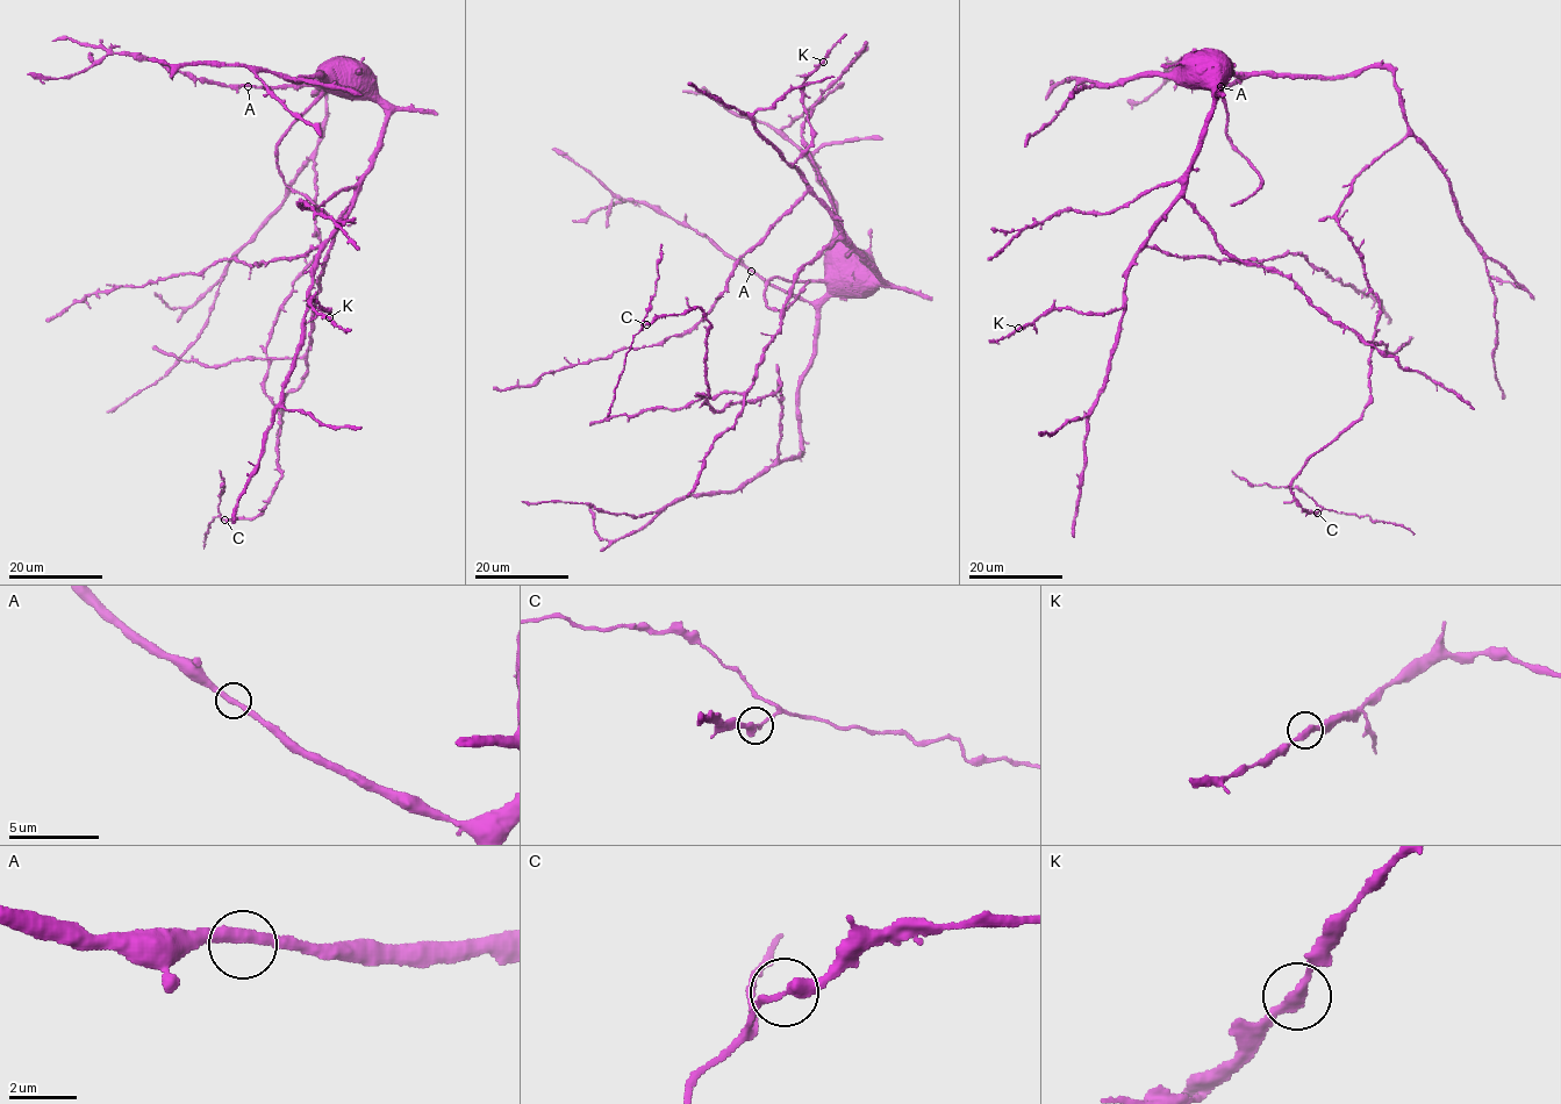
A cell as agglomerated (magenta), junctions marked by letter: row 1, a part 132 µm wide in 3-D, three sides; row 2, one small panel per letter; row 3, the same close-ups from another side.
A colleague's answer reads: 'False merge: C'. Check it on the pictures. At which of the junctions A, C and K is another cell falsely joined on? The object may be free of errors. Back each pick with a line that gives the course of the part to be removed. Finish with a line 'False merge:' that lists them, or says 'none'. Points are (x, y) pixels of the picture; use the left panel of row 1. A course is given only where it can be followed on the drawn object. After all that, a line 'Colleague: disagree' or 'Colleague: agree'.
C: foreign part runs (224, 520), (217, 504), (224, 487), (221, 487), (220, 470)
False merge: C
Colleague: agree

